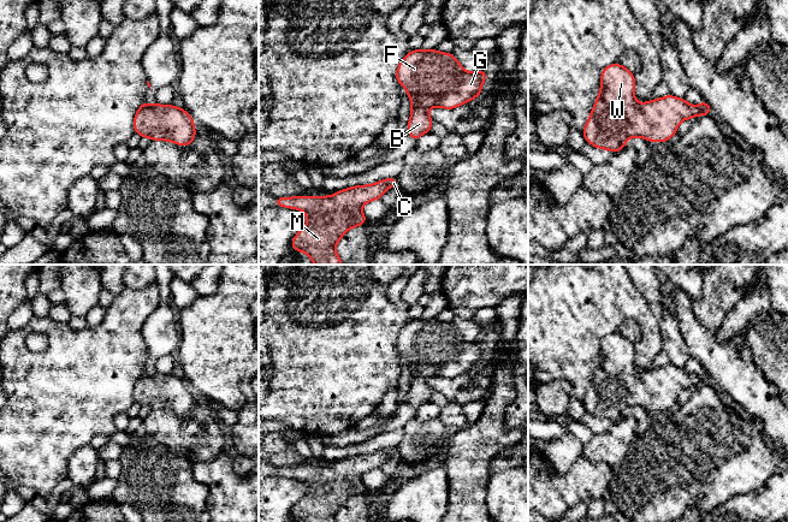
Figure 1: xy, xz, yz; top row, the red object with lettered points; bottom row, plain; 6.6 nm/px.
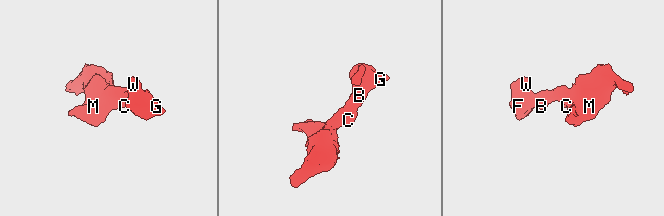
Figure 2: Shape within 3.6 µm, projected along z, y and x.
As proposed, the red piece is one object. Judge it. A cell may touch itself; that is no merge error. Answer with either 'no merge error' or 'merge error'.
no merge error

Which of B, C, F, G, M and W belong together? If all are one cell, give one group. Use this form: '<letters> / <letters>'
B C F G M W

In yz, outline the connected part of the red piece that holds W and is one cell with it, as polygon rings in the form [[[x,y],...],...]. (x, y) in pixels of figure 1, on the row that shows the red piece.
[[[618,63],[602,70],[600,88],[582,135],[589,144],[612,153],[623,149],[627,140],[632,137],[642,137],[651,142],[669,141],[683,119],[709,115],[712,111],[705,100],[698,106],[692,106],[686,99],[679,99],[670,94],[639,105],[634,96],[634,75]]]

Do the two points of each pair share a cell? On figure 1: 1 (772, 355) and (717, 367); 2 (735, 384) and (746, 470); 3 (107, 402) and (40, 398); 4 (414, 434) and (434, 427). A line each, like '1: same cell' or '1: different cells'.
1: different cells
2: different cells
3: same cell
4: same cell

